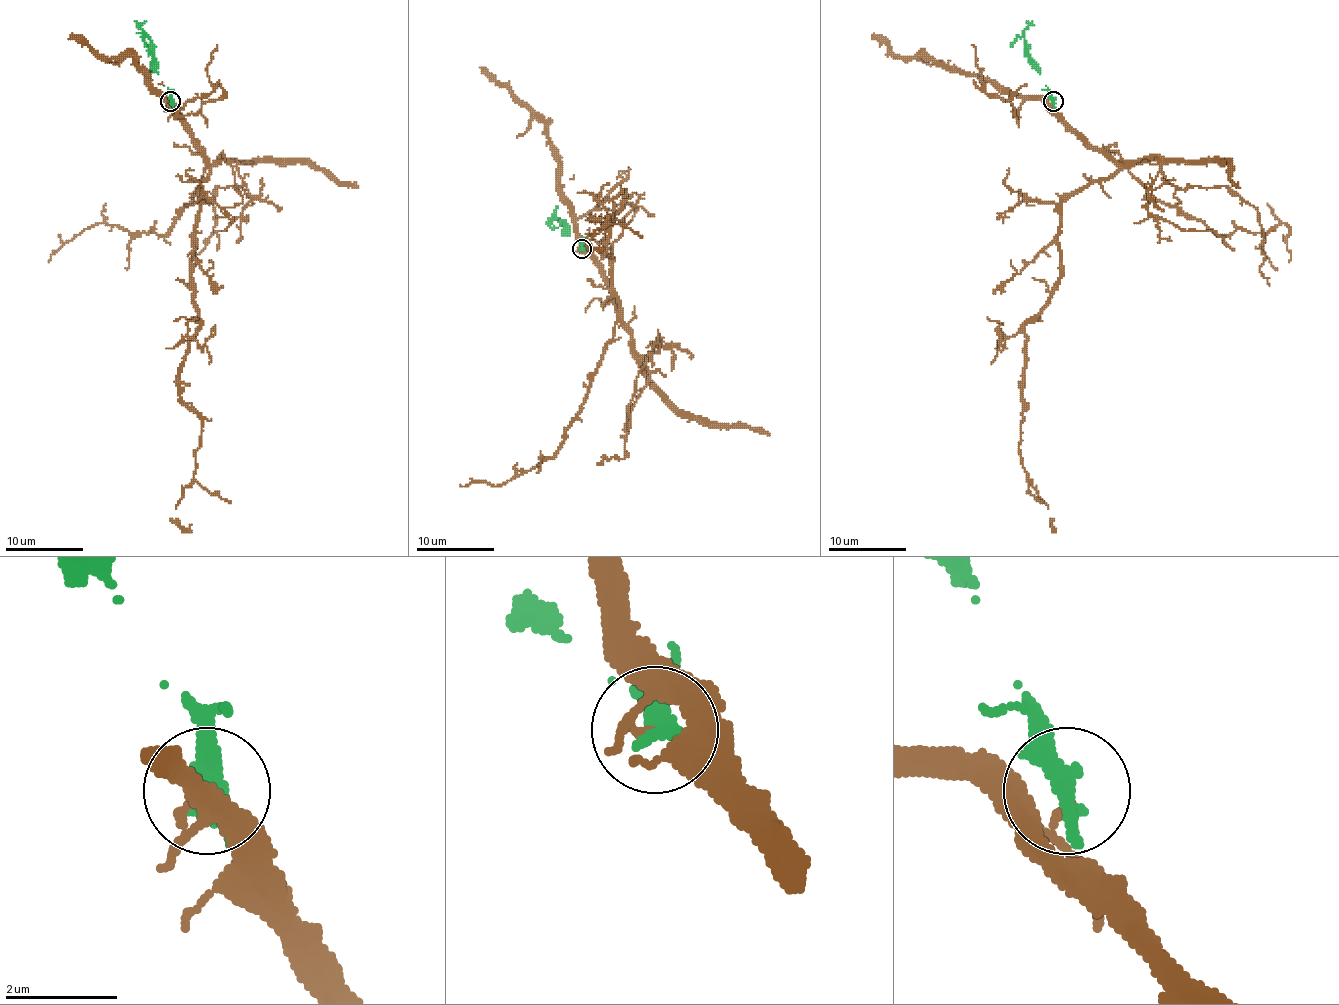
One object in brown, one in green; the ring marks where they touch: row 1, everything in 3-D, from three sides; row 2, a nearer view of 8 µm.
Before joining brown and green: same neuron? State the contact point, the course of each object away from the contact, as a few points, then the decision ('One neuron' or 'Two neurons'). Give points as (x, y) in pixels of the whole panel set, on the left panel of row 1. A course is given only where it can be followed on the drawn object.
Place: (170, 101). Course of brown: (170, 101), (209, 168), (197, 326), (180, 373), (180, 397), (201, 420), (176, 507), (191, 524). Course of green: (170, 101), (170, 90), (156, 70), (148, 39), (140, 29), (146, 21). Two neurons

